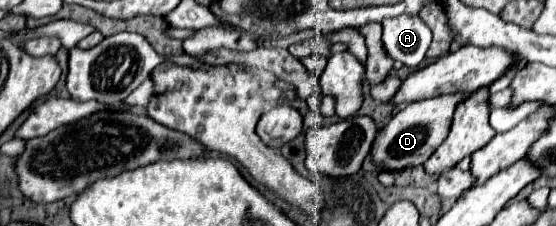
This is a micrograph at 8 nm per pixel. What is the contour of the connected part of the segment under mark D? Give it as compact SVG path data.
M456 92L456 94L448 94L448 96L416 100L416 102L408 104L406 108L402 108L396 116L392 116L388 126L378 132L378 136L372 144L374 164L380 170L390 170L390 172L400 172L404 168L424 164L436 152L436 148L446 140L454 110L468 96L470 96L468 92Z

